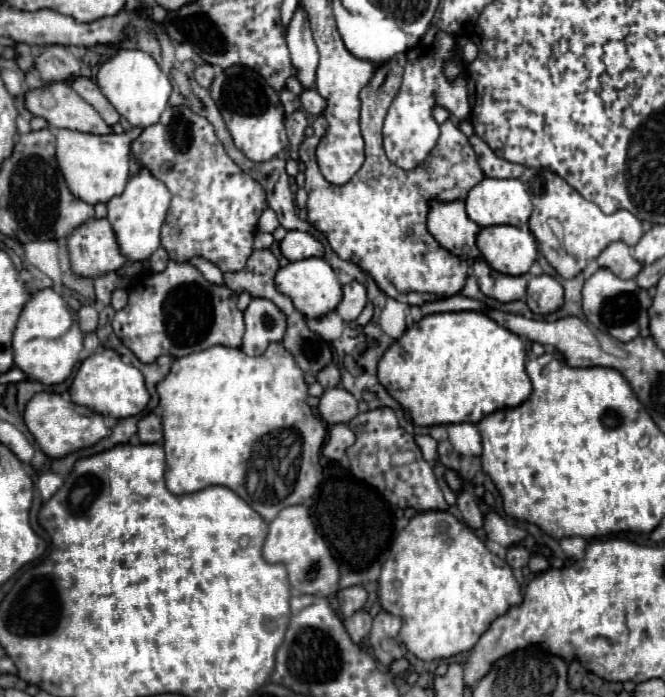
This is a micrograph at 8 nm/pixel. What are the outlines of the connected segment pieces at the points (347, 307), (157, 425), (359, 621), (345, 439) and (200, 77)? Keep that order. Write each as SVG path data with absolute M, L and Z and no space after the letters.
M353 280L351 284L343 286L343 300L341 304L337 306L337 314L345 320L345 322L351 322L351 320L357 320L357 316L361 314L361 310L365 308L367 304L367 290L361 282Z
M147 414L139 420L139 442L141 444L161 444L163 442L163 426L157 414Z
M359 610L359 612L355 612L353 616L345 618L345 620L343 620L343 626L345 626L347 634L351 636L351 640L353 640L355 644L361 644L361 640L363 640L363 638L369 634L369 630L371 630L371 622L373 622L373 618L371 618L365 610Z
M347 424L331 426L331 428L329 428L329 436L327 436L327 440L325 440L325 446L323 446L323 454L325 454L329 460L339 462L341 458L345 458L347 448L353 446L353 442L355 442L355 434L349 430Z
M201 64L195 68L195 80L203 86L203 88L209 88L211 82L215 78L215 70L211 64Z

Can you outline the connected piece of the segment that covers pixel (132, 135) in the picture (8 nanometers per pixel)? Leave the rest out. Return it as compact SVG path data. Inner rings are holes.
M132 127L130 131L111 136L93 136L71 130L53 132L57 138L57 164L73 196L87 204L99 204L109 202L113 196L119 196L125 190L129 180L129 142L137 139L142 129Z

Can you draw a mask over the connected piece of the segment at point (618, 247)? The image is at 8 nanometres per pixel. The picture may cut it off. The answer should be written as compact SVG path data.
M615 242L613 246L607 246L599 258L597 258L599 268L607 268L619 278L635 278L641 272L641 262L637 262L631 254L631 248L625 246L623 242Z

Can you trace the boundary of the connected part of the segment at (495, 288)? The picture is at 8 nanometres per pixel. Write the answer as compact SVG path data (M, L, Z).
M485 260L473 262L473 272L479 280L479 288L485 296L495 298L499 302L521 300L527 290L527 282L523 276L505 276L495 272Z

